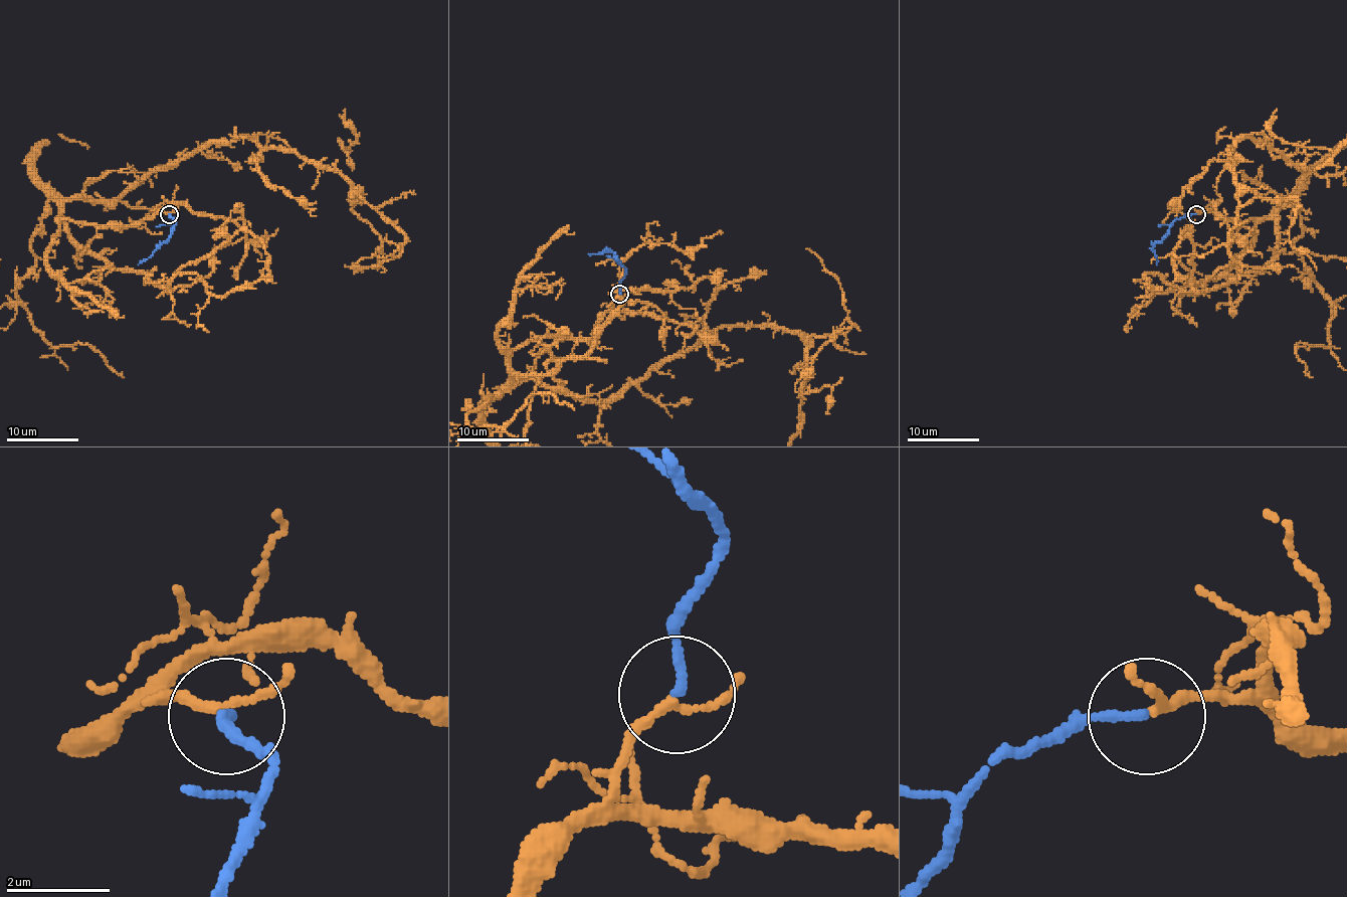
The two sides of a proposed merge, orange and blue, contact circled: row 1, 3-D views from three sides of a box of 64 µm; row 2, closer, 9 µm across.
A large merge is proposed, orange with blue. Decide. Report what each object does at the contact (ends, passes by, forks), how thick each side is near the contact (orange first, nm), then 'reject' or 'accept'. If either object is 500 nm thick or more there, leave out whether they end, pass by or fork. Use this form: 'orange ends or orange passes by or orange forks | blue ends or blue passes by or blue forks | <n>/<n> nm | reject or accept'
orange passes by | blue ends | 150/180 nm | accept

